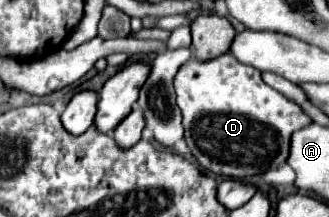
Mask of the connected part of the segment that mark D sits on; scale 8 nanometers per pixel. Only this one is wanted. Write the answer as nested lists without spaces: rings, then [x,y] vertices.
[[[231,53],[209,61],[191,57],[175,75],[175,93],[193,157],[203,169],[233,179],[277,167],[289,157],[291,133],[311,123],[297,103],[269,87],[255,67],[239,63]]]

